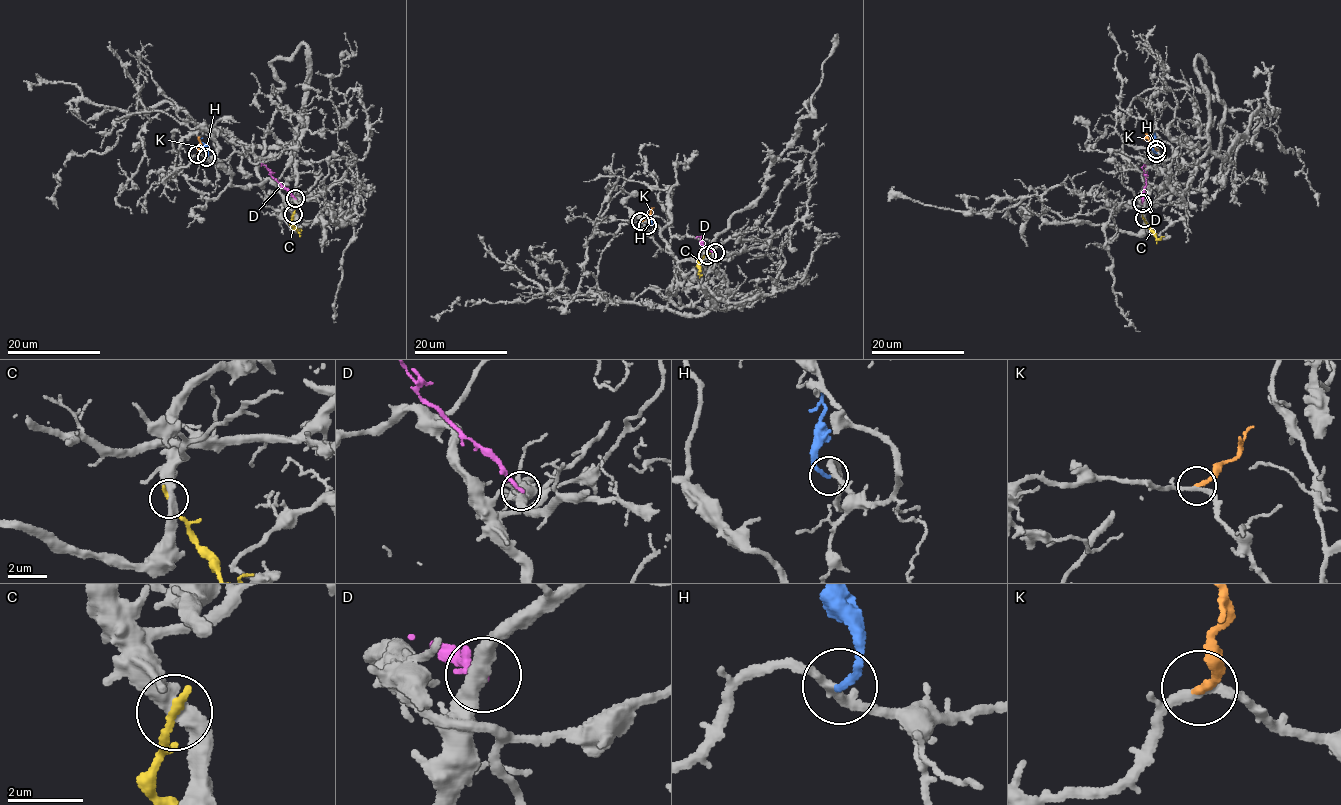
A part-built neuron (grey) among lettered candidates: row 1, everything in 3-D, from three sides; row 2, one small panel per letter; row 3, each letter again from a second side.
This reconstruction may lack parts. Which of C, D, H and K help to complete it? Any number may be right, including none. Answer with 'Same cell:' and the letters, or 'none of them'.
Same cell: H

